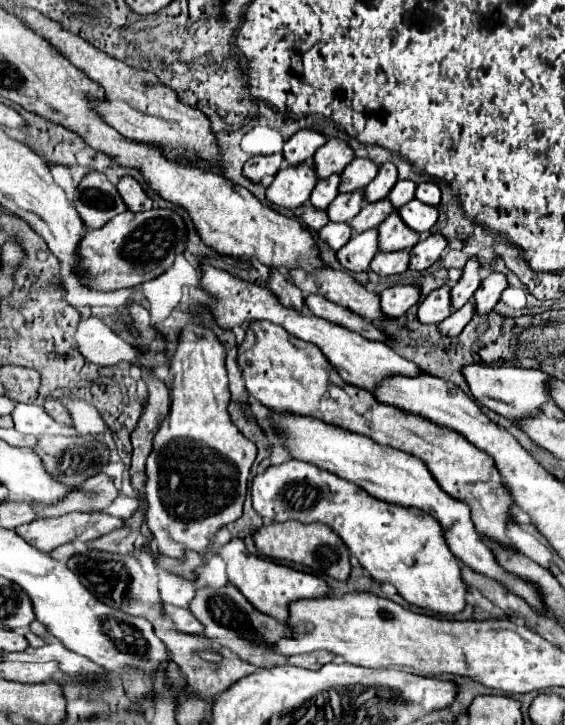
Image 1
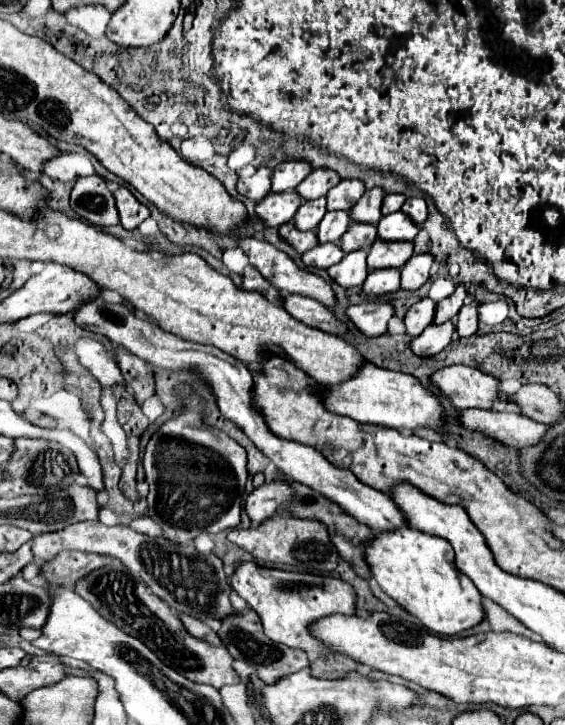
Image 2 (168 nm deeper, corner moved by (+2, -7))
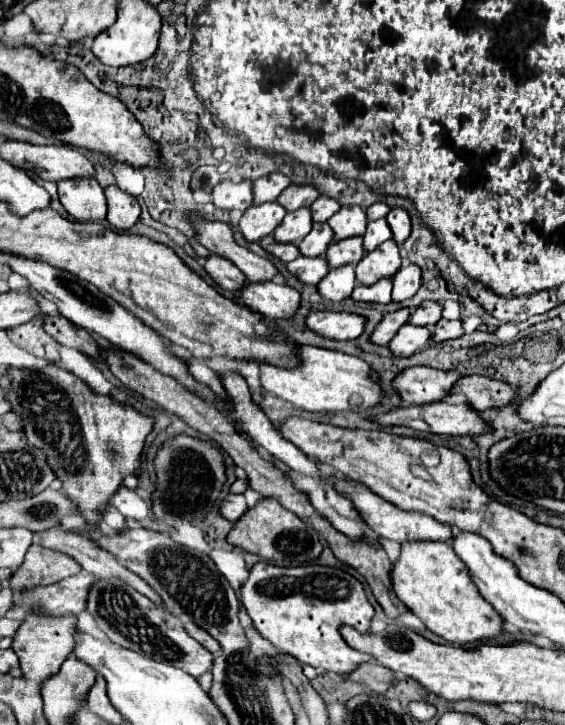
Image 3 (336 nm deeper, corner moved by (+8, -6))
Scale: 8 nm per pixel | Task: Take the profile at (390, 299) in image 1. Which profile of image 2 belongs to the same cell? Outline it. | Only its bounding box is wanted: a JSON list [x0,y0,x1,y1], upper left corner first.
[346,303,394,337]

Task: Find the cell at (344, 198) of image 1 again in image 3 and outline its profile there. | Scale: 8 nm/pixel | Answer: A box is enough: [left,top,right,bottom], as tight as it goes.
[300,222,334,256]

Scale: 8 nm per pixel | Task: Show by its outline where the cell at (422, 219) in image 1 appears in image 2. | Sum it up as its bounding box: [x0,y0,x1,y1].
[378,211,418,241]

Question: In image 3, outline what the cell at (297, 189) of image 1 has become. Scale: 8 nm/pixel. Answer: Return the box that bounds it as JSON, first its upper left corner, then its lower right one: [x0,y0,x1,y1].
[238,200,286,242]

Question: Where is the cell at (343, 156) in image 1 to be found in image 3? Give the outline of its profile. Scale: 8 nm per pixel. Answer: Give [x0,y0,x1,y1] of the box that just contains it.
[278,184,318,210]

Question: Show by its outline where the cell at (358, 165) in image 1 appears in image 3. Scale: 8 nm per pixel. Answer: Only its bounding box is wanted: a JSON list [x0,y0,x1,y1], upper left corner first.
[310,196,340,222]

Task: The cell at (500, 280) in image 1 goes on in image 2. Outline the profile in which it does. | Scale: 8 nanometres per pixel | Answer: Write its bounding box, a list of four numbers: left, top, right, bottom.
[456,301,478,337]

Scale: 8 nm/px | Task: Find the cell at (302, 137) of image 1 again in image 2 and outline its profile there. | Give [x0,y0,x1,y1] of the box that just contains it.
[272,161,312,193]

